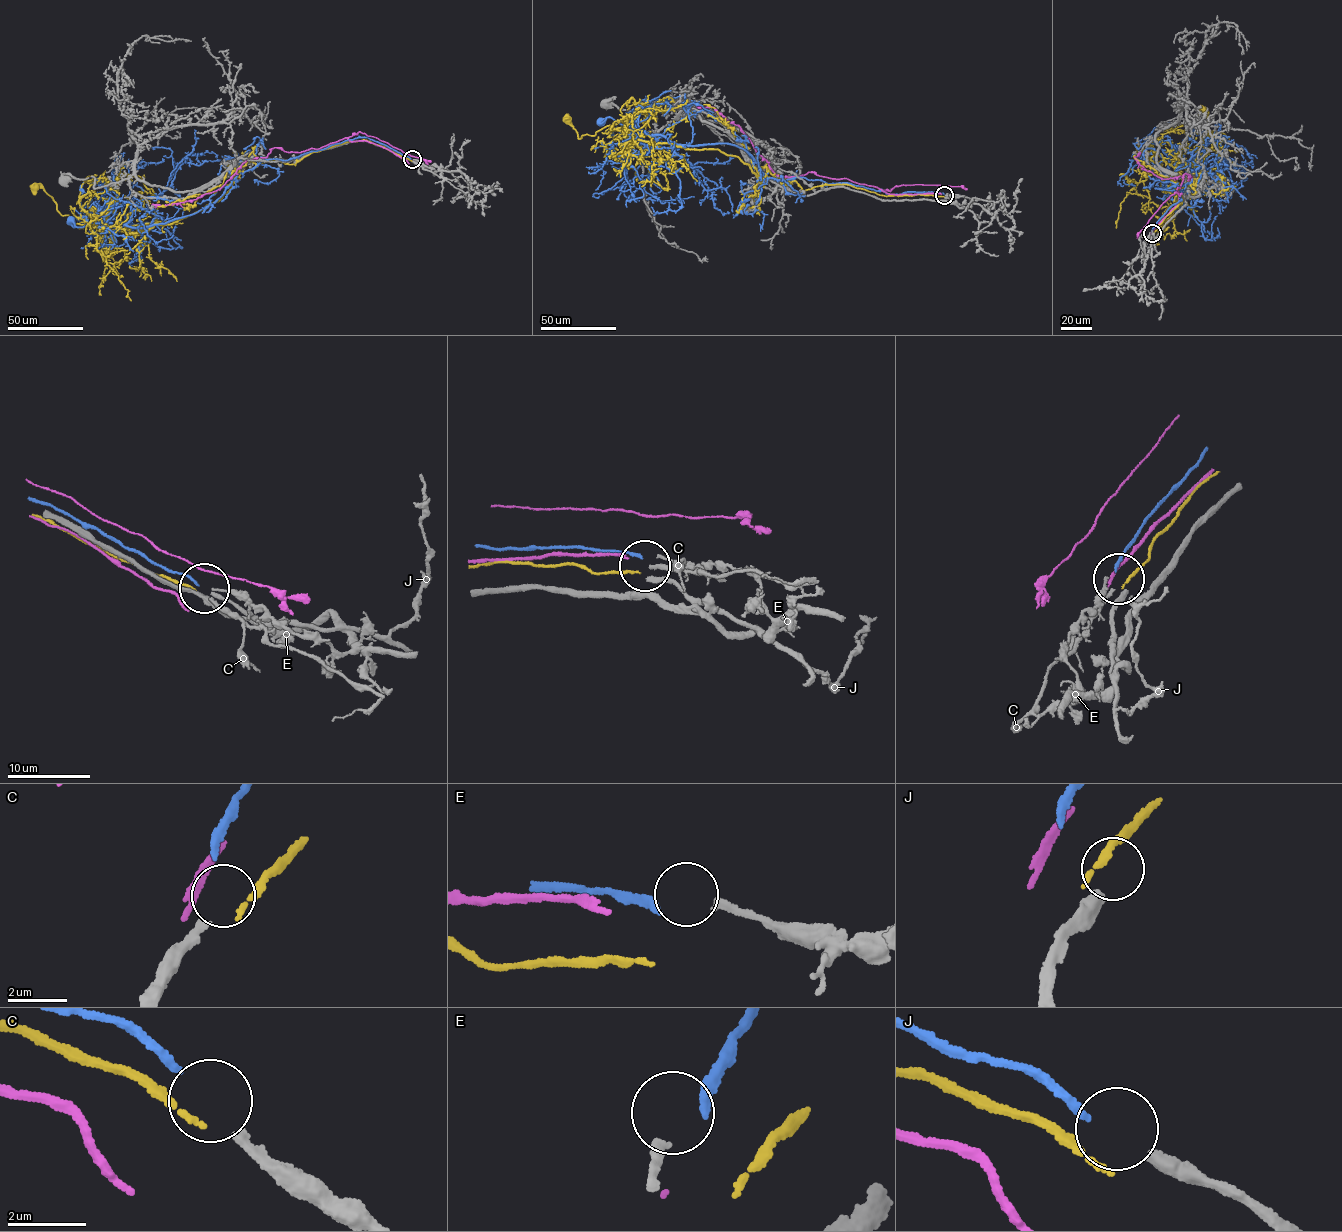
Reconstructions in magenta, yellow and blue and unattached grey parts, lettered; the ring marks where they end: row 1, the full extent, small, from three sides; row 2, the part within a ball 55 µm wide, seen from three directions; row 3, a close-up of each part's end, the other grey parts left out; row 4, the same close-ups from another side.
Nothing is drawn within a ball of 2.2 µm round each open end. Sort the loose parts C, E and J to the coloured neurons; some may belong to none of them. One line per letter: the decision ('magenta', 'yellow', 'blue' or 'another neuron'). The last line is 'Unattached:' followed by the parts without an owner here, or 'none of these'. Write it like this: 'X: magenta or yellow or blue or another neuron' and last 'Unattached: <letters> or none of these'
C: another neuron
E: another neuron
J: another neuron
Unattached: C, E, J

